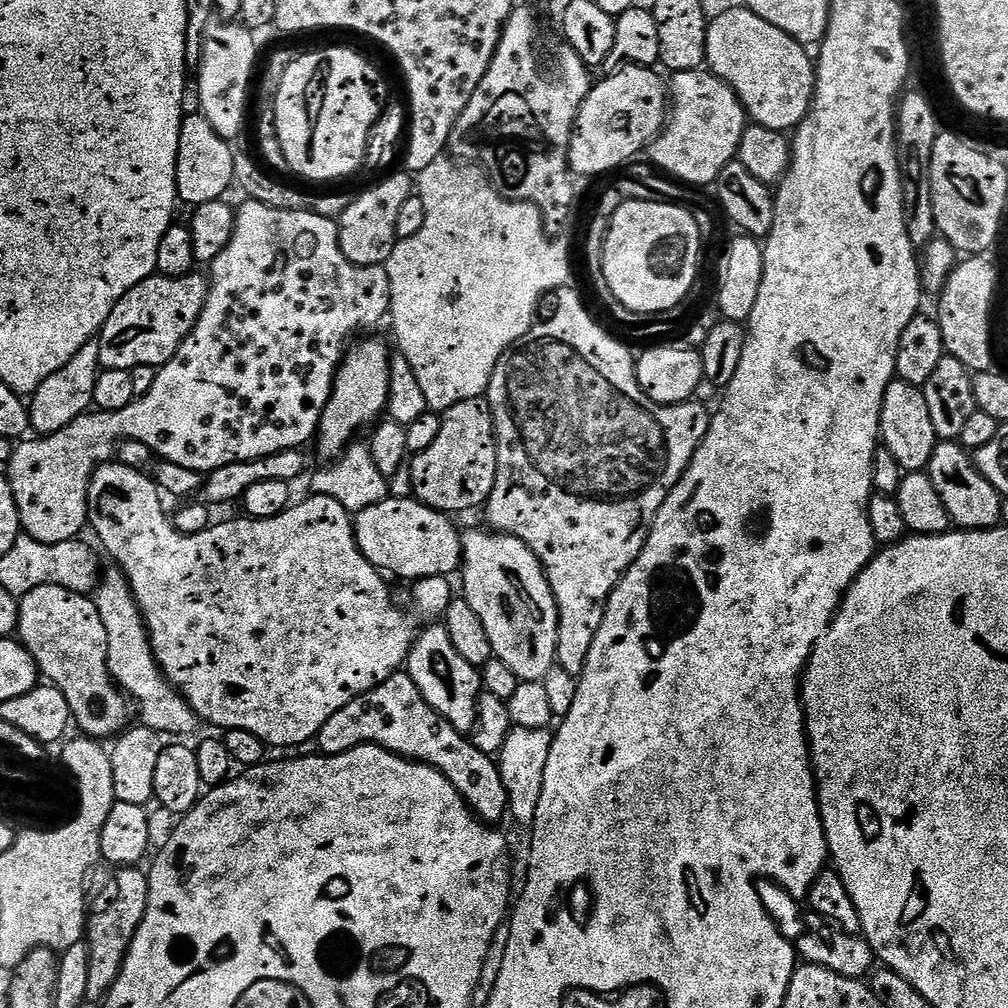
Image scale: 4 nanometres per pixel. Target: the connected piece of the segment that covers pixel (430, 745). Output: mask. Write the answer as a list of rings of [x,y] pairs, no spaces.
[[[407,671],[395,672],[374,690],[361,696],[355,696],[350,703],[342,706],[342,710],[338,710],[338,714],[334,714],[334,718],[330,718],[326,722],[326,726],[322,726],[318,737],[319,744],[319,751],[329,756],[342,754],[346,750],[356,748],[359,744],[377,744],[380,748],[404,756],[407,760],[418,760],[421,764],[428,764],[439,770],[455,786],[458,794],[464,796],[464,801],[468,803],[469,808],[485,824],[499,825],[501,823],[499,820],[503,816],[509,815],[508,795],[506,786],[502,782],[499,763],[493,757],[482,754],[482,750],[478,750],[465,733],[454,730],[454,726],[450,722],[446,722],[446,718],[442,718],[442,714],[438,714],[438,710],[434,710],[434,706],[430,706],[430,702],[426,702],[426,698],[422,698],[422,690],[418,690],[418,686],[414,686]]]

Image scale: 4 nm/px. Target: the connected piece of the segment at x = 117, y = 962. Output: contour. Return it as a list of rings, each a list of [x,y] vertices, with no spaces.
[[[136,866],[121,867],[116,876],[116,897],[101,912],[93,911],[87,917],[86,943],[90,950],[90,978],[86,978],[86,994],[89,1001],[103,1001],[107,997],[122,970],[130,942],[134,942],[134,934],[148,909],[148,878],[140,870]]]

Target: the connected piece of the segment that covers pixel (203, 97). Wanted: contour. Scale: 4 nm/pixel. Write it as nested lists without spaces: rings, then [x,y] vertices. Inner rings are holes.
[[[212,22],[205,30],[204,56],[201,58],[199,111],[223,140],[236,142],[248,112],[248,87],[256,68],[256,40],[253,29],[240,22]]]

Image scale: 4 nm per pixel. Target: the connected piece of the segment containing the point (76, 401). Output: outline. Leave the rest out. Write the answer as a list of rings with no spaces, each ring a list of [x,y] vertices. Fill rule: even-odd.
[[[96,340],[86,342],[62,370],[50,374],[38,386],[38,390],[31,393],[30,407],[28,410],[28,422],[31,431],[37,437],[49,436],[74,422],[74,418],[85,415],[93,407],[94,386],[98,382],[102,369],[100,366],[100,345]],[[36,431],[36,432],[35,432]]]

